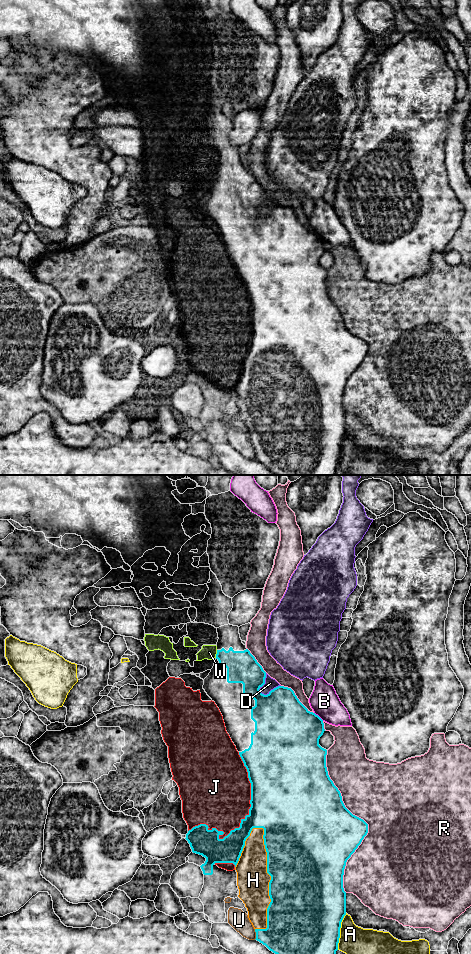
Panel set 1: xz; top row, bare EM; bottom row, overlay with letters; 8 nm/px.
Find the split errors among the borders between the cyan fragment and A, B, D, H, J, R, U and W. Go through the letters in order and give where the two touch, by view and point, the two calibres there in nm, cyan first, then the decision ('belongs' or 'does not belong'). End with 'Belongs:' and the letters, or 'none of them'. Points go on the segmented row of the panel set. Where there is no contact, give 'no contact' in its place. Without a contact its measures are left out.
A: contact xz (339, 931); calibres 500 and 220 nm; does not belong
B: contact xz (318, 716); calibres 440 and 240 nm; does not belong
D: contact xz (264, 683); calibres 320 and 90 nm; does not belong
H: contact xz (268, 873); calibres 480 and 260 nm; belongs
J: contact xz (241, 820); calibres 320 and 480 nm; does not belong
R: contact xz (362, 819); calibres 420 and 500 nm; does not belong
U: contact xz (256, 934); calibres 340 and 150 nm; does not belong
W: contact xz (216, 654); calibres 260 and 120 nm; does not belong
Belongs: H

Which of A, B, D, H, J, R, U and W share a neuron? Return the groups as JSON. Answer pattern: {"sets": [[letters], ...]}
{"sets": [["A"], ["B"], ["D"], ["H"], ["J", "W"], ["R"], ["U"]]}

